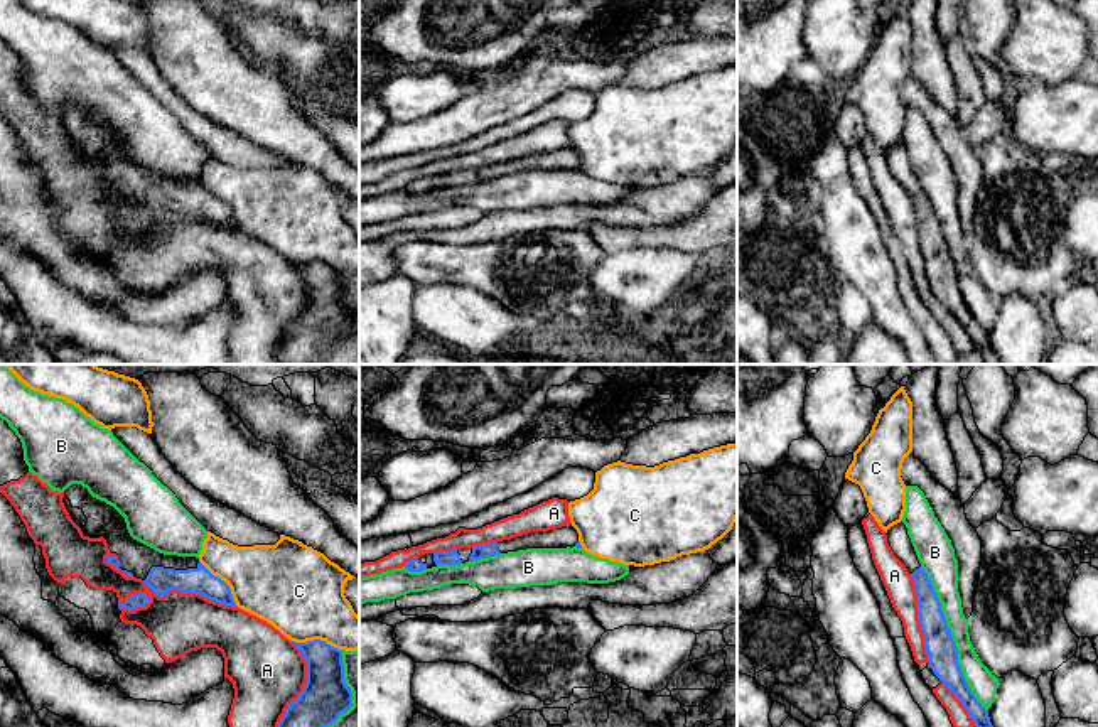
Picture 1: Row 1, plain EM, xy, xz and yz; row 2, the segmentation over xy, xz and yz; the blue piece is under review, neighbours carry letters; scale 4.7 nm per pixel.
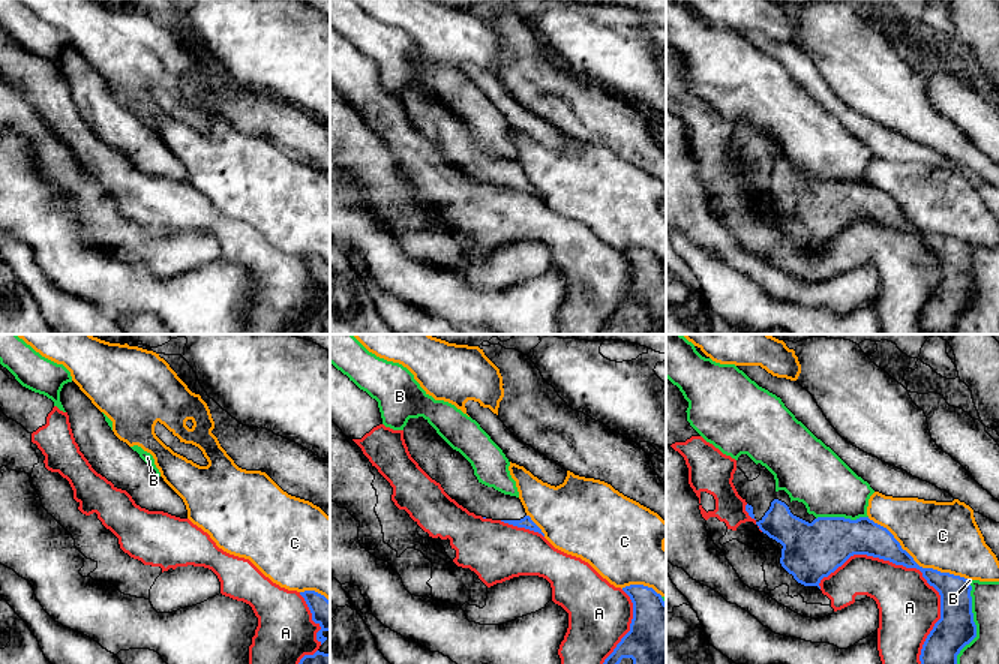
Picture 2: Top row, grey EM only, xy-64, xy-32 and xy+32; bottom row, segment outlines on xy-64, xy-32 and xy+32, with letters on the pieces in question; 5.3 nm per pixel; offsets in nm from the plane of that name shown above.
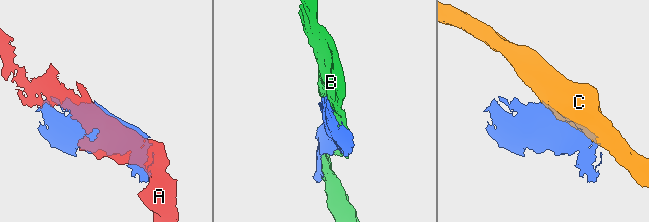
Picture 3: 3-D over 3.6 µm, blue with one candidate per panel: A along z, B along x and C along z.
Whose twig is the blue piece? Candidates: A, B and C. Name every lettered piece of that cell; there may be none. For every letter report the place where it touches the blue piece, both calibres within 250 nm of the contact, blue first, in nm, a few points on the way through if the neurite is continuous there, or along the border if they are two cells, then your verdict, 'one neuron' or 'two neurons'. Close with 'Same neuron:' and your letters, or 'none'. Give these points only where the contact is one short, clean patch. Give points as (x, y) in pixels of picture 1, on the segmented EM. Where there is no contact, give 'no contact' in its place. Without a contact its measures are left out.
A: xy (189, 592) | 130/300 nm | two neurons
B: yz (953, 640) | 140/130 nm | two neurons
C: xy (225, 582) | 130/360 nm | two neurons
Same neuron: none

